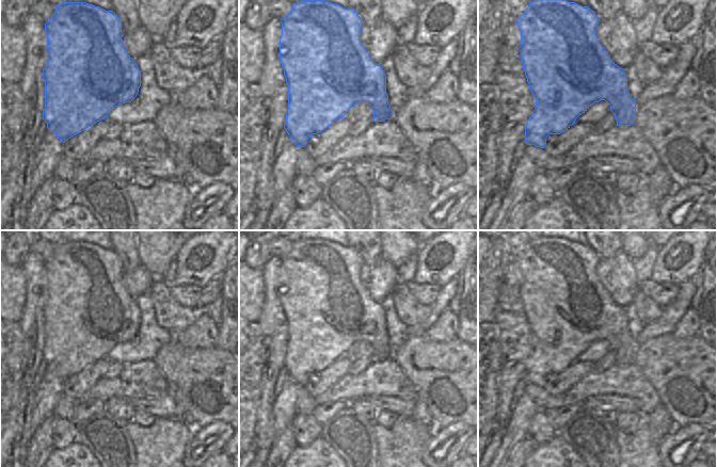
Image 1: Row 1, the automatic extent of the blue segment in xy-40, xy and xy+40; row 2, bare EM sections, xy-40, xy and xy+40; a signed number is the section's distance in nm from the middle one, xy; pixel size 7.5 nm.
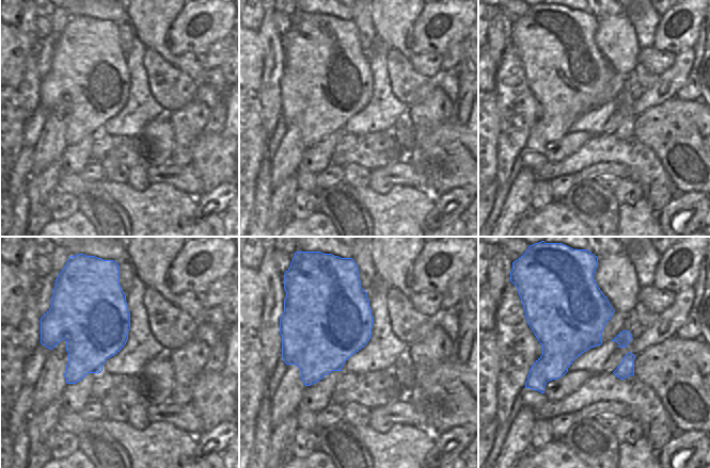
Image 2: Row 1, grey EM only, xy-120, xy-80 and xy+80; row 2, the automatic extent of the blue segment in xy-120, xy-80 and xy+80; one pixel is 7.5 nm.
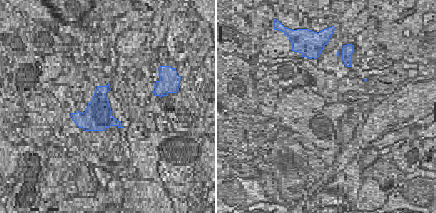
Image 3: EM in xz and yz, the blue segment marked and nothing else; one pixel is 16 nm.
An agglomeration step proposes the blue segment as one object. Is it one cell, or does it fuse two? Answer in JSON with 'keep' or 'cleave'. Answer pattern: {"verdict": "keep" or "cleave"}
{"verdict": "keep"}

